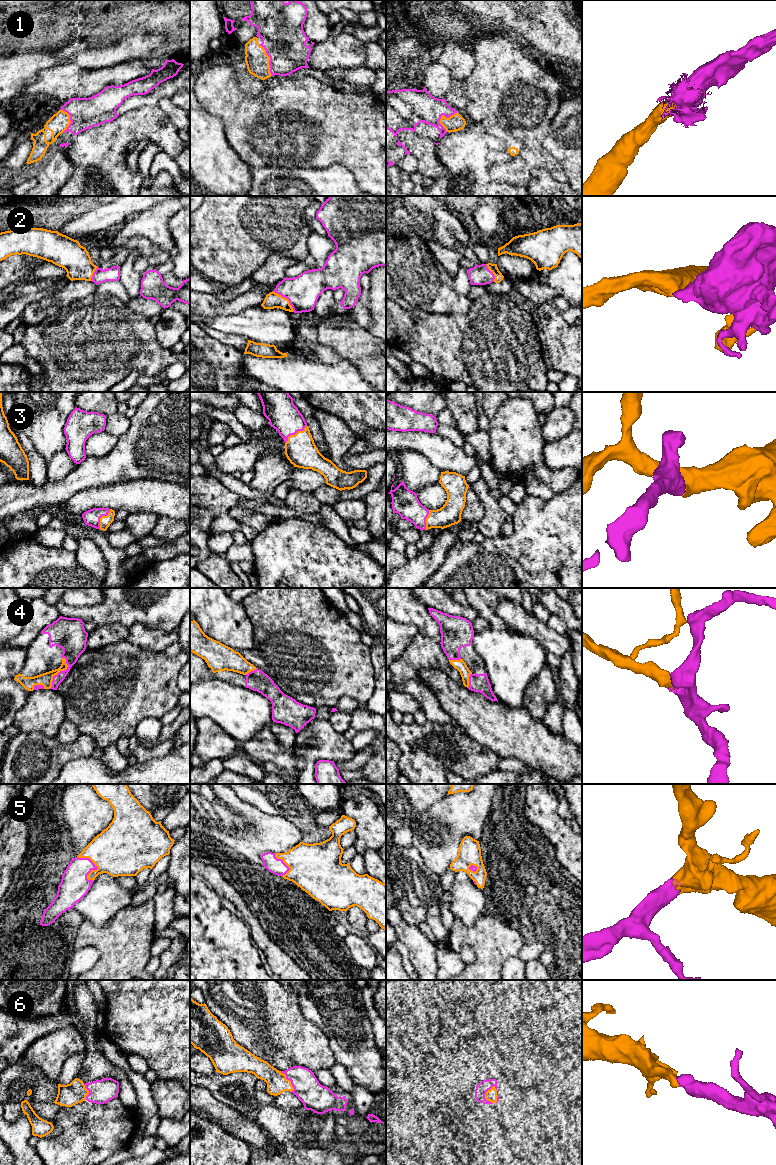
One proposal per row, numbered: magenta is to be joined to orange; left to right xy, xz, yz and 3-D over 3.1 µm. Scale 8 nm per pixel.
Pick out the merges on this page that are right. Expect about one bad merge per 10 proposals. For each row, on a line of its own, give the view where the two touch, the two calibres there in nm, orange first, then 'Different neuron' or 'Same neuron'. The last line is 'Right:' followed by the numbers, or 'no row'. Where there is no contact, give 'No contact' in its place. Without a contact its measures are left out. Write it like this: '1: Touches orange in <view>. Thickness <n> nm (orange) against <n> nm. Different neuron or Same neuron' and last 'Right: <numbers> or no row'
1: Touches orange in xz. Thickness 190 nm (orange) against 340 nm. Same neuron
2: Touches orange in xz. Thickness 130 nm (orange) against 260 nm. Same neuron
3: Touches orange in xz. Thickness 260 nm (orange) against 240 nm. Same neuron
4: Touches orange in xy. Thickness 110 nm (orange) against 190 nm. Same neuron
5: Touches orange in xy. Thickness 440 nm (orange) against 240 nm. Same neuron
6: Touches orange in yz. Thickness 100 nm (orange) against 90 nm. Same neuron
Right: 1, 2, 3, 4, 5, 6

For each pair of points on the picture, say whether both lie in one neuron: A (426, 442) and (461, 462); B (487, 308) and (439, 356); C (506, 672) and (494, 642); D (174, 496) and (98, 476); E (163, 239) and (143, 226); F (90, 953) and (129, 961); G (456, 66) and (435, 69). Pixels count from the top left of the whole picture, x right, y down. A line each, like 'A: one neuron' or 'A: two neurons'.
A: one neuron
B: one neuron
C: one neuron
D: two neurons
E: one neuron
F: two neurons
G: two neurons

